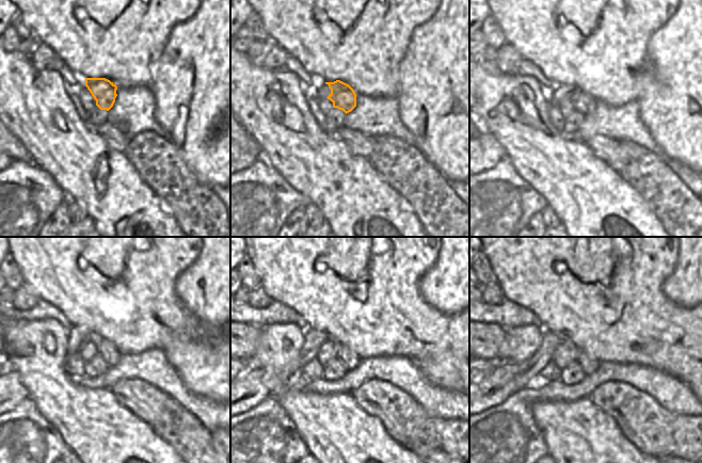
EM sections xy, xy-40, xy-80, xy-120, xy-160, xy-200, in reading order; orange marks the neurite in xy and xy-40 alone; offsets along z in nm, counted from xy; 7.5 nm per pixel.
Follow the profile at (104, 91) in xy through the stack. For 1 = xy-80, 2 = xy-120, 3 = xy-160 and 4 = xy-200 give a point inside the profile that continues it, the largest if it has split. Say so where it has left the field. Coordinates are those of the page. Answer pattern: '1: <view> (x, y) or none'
1: xy-80 (583, 102)
2: xy-120 (109, 352)
3: xy-160 (350, 360)
4: xy-200 (589, 365)

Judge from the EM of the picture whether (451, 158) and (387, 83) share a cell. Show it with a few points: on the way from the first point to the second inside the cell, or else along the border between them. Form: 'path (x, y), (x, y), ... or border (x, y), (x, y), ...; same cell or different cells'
border (399, 68), (399, 91), (396, 96); different cells

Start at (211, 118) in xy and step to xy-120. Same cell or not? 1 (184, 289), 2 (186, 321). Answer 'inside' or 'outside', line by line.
1: inside
2: outside

